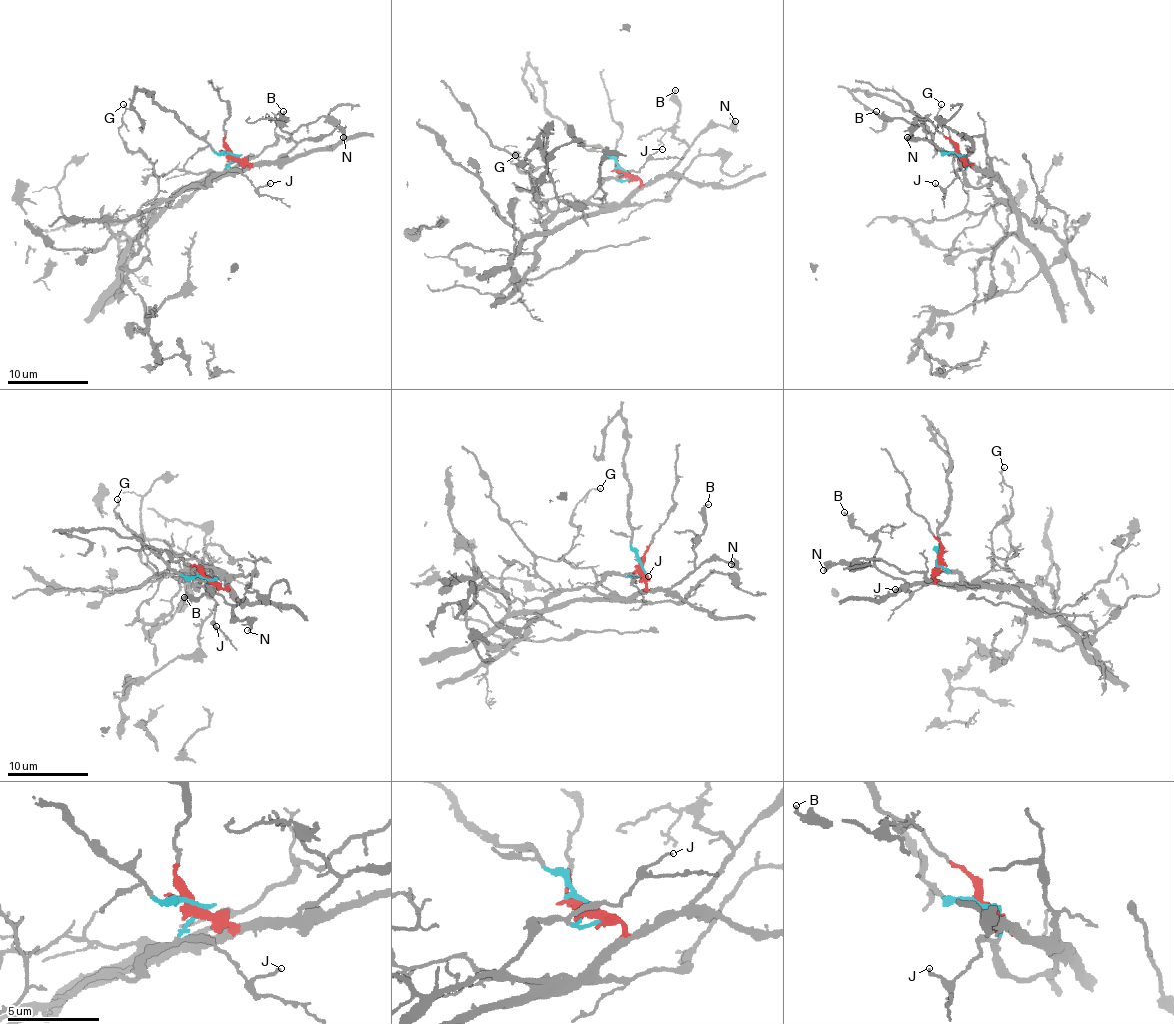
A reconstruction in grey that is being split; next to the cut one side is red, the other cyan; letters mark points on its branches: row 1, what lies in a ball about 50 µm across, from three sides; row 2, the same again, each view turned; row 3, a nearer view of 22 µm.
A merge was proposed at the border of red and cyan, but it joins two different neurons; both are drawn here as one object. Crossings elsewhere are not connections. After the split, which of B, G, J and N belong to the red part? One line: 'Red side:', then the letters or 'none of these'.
Red side: B, N

